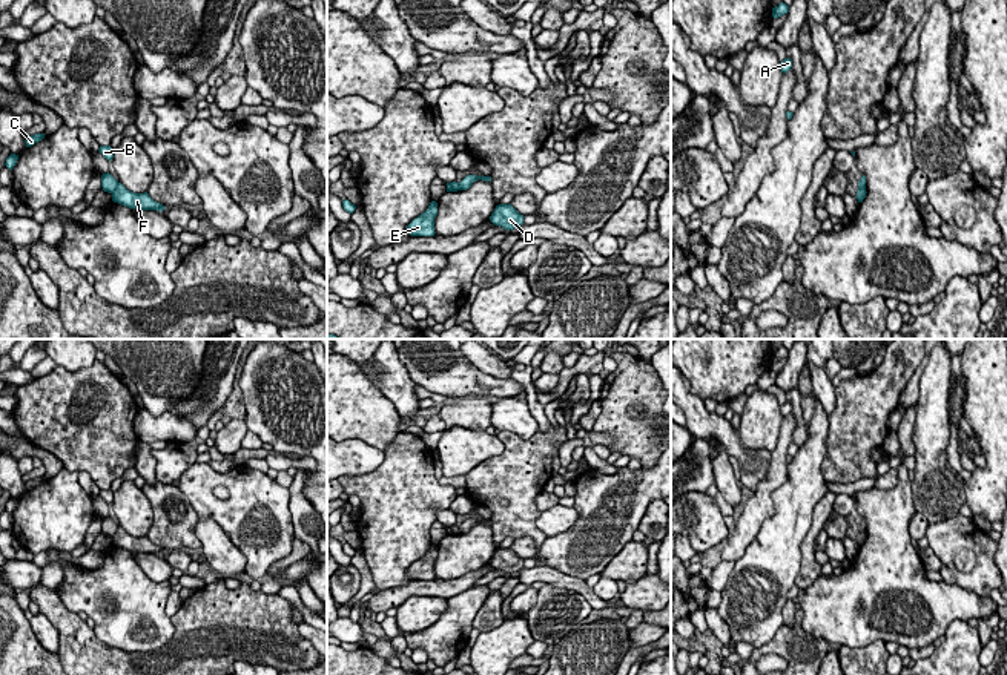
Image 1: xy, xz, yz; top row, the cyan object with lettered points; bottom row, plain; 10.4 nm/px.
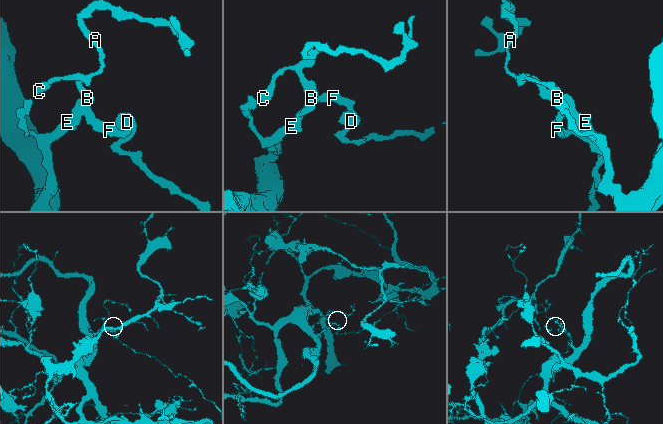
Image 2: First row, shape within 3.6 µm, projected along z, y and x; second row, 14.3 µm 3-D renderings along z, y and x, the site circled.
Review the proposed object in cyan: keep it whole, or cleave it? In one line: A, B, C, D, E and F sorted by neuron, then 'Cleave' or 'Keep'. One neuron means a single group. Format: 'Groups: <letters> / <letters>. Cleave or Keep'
Groups: A B C E / D F. Cleave

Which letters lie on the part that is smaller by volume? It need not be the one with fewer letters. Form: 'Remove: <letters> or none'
Remove: D, F

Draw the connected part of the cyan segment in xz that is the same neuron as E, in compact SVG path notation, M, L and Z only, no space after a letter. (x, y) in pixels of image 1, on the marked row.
M431 201L428 209L407 226L407 232L411 236L434 236L436 215L437 215L437 202Z

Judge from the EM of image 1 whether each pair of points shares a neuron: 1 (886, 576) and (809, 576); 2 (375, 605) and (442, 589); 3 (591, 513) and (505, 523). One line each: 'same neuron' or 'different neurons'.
1: different neurons
2: same neuron
3: different neurons

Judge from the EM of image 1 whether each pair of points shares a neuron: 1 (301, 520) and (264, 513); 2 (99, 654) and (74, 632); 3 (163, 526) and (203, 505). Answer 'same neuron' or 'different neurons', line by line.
1: different neurons
2: same neuron
3: different neurons

